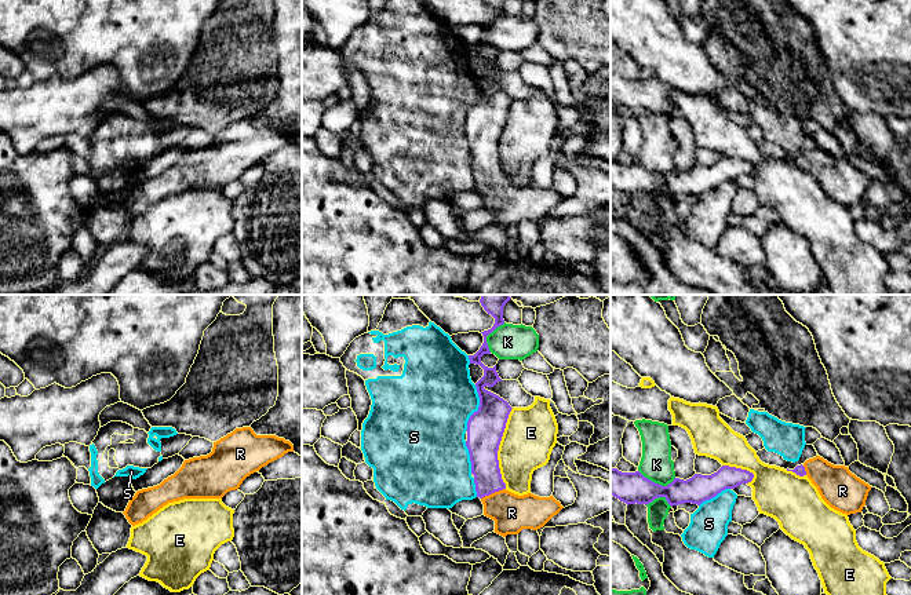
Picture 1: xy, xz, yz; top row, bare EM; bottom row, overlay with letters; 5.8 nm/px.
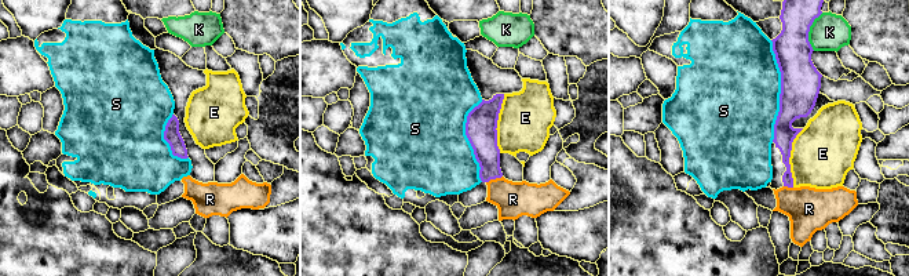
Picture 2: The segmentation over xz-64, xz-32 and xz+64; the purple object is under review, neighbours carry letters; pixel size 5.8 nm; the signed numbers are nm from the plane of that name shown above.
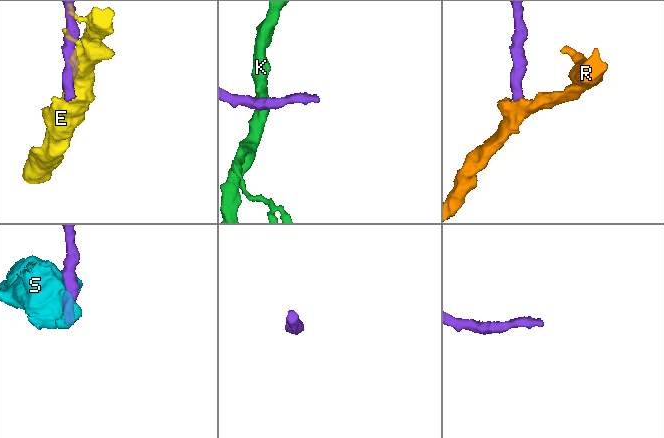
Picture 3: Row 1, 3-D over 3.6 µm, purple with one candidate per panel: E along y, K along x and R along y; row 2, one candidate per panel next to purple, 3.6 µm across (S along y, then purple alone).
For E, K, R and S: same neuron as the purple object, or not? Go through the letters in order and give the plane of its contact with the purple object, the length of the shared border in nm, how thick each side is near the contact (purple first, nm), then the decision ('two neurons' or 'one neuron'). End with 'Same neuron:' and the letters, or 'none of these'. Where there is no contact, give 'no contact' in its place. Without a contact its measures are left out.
E: xz | 480 nm | 220/300 nm | two neurons
K: yz | 220 nm | 190/190 nm | two neurons
R: xz | 160 nm | 160/220 nm | one neuron
S: xz | 280 nm | 220/440 nm | two neurons
Same neuron: R

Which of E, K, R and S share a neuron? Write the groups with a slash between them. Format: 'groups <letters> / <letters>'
groups E / K / R / S

